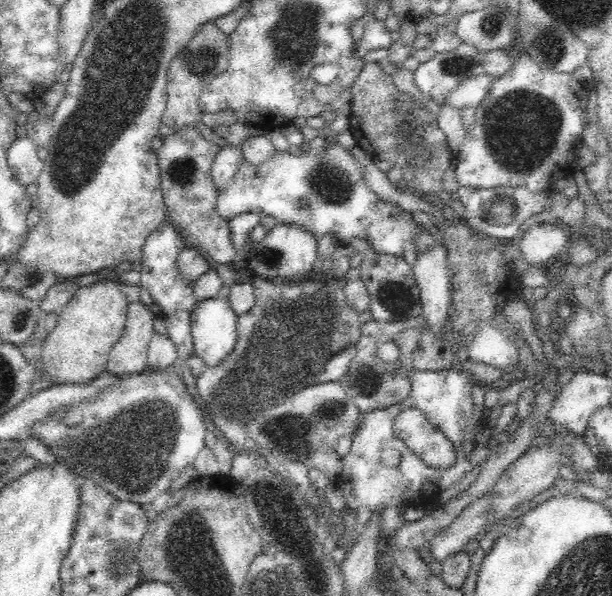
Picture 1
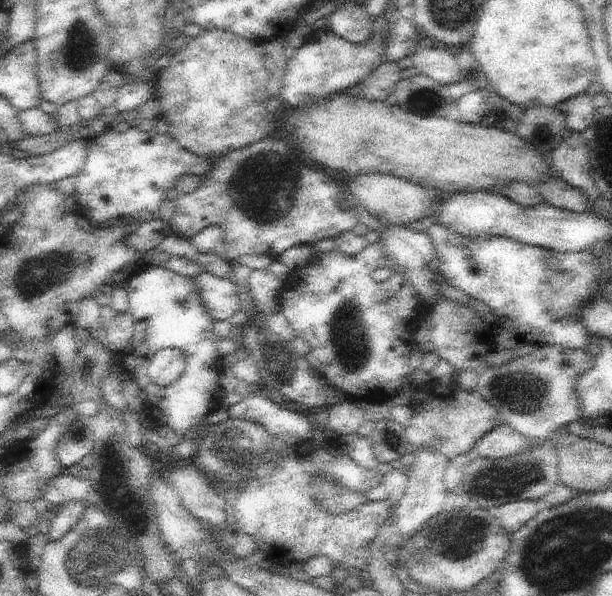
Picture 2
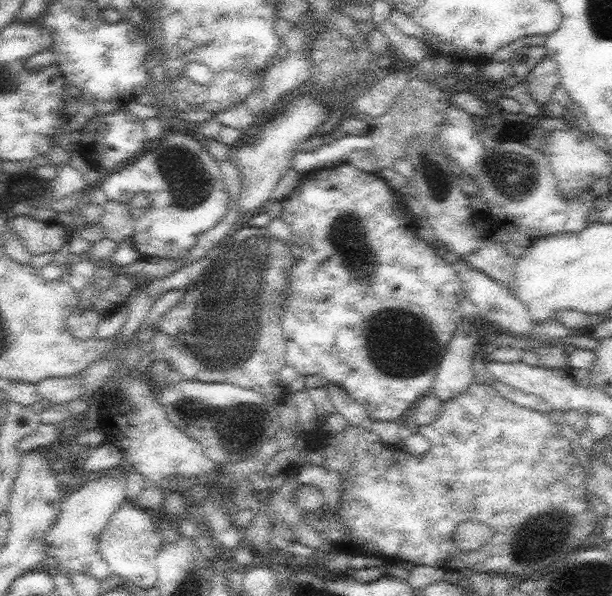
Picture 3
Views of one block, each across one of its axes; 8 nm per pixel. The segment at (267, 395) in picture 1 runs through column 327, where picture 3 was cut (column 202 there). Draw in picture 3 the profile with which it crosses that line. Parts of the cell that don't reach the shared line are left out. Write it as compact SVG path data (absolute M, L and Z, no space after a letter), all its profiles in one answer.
M240 224L225 243L224 258L212 260L210 268L192 290L160 317L157 329L174 338L167 352L170 358L170 381L228 382L248 390L258 390L268 404L282 406L289 396L289 386L282 382L281 370L287 364L284 332L280 330L280 314L287 295L288 274L295 262L289 246L276 243L266 227Z

